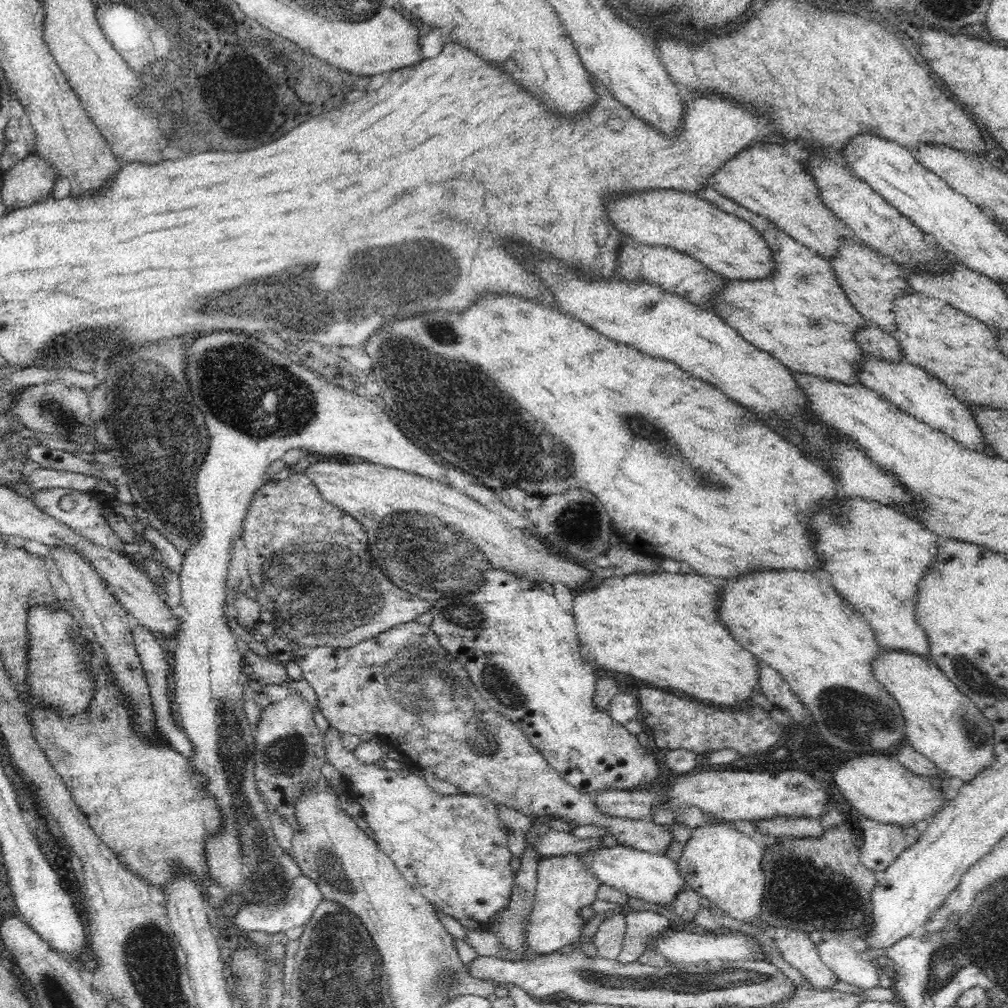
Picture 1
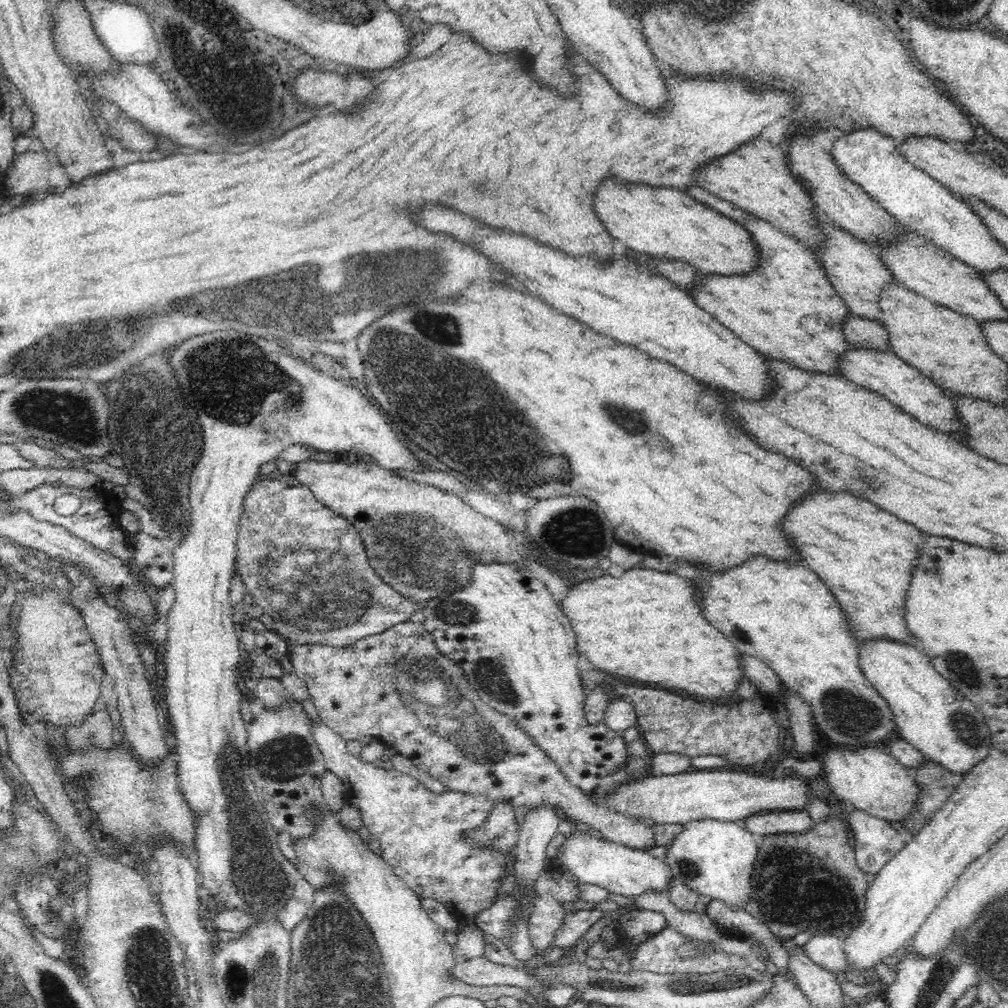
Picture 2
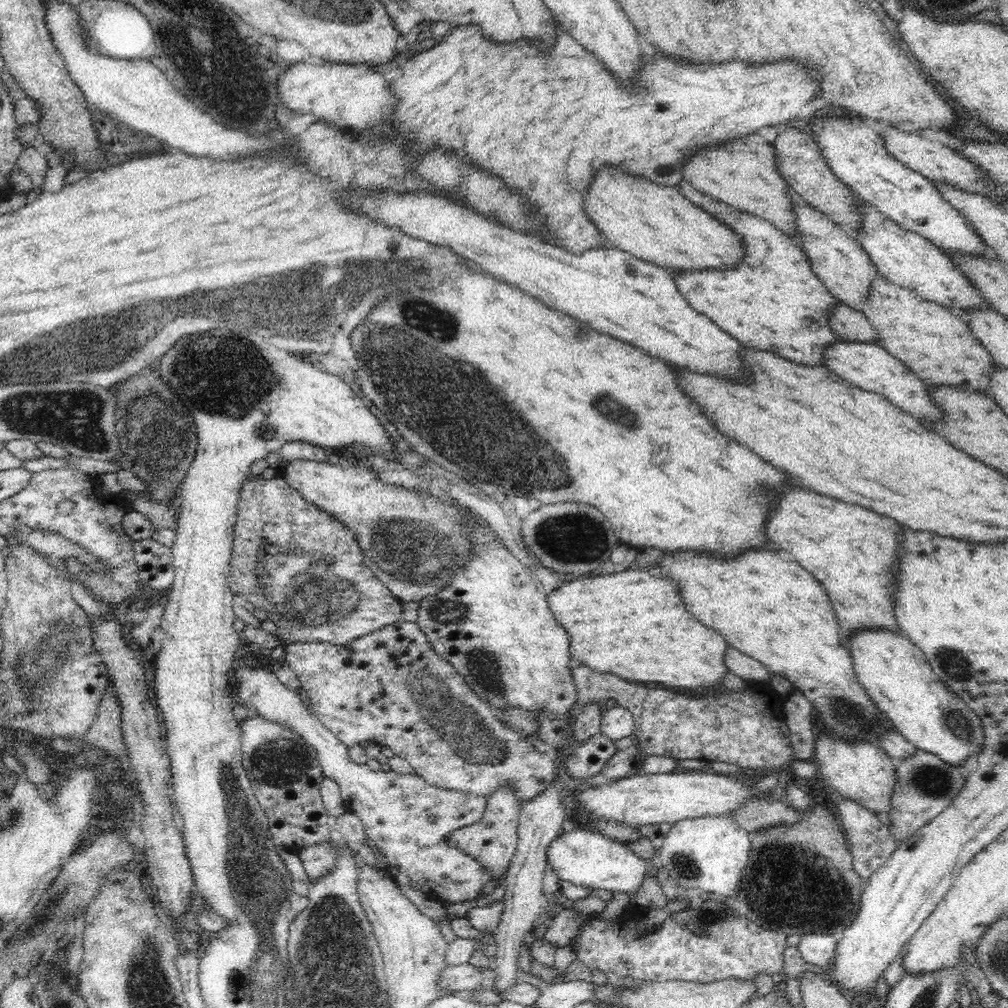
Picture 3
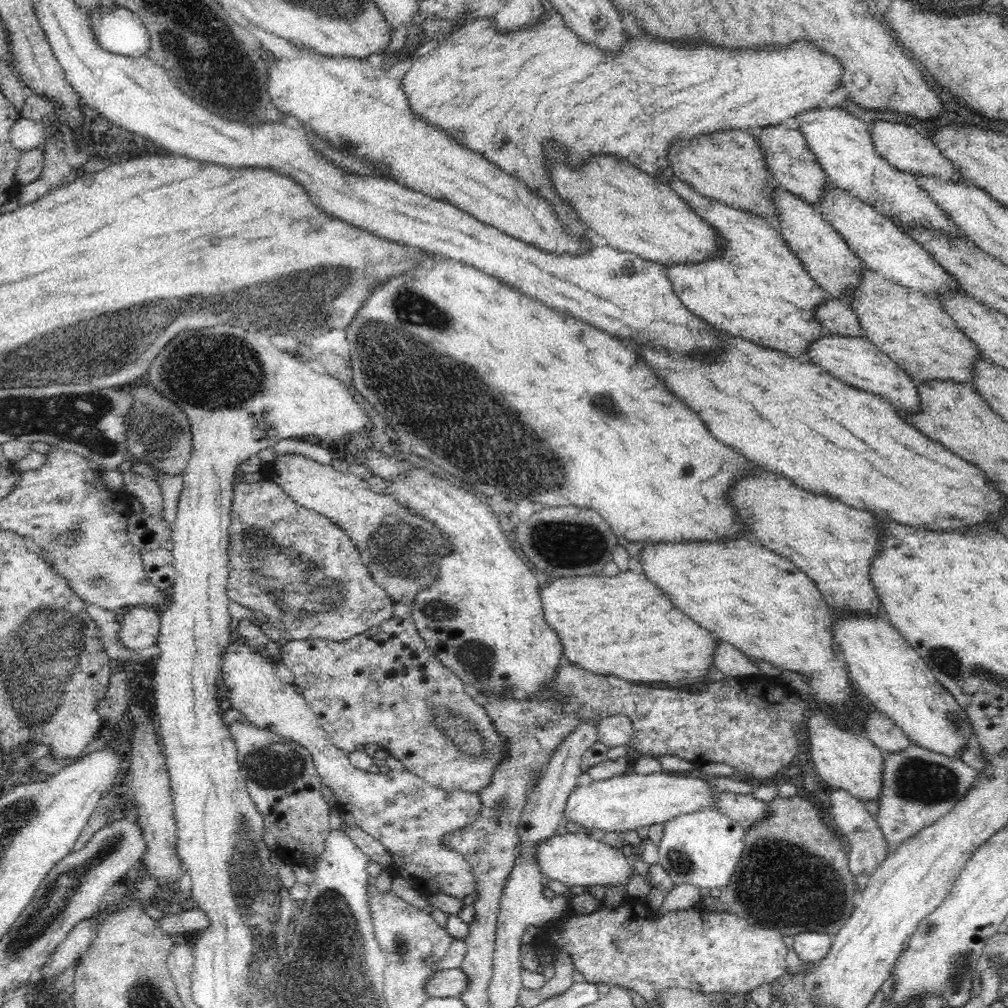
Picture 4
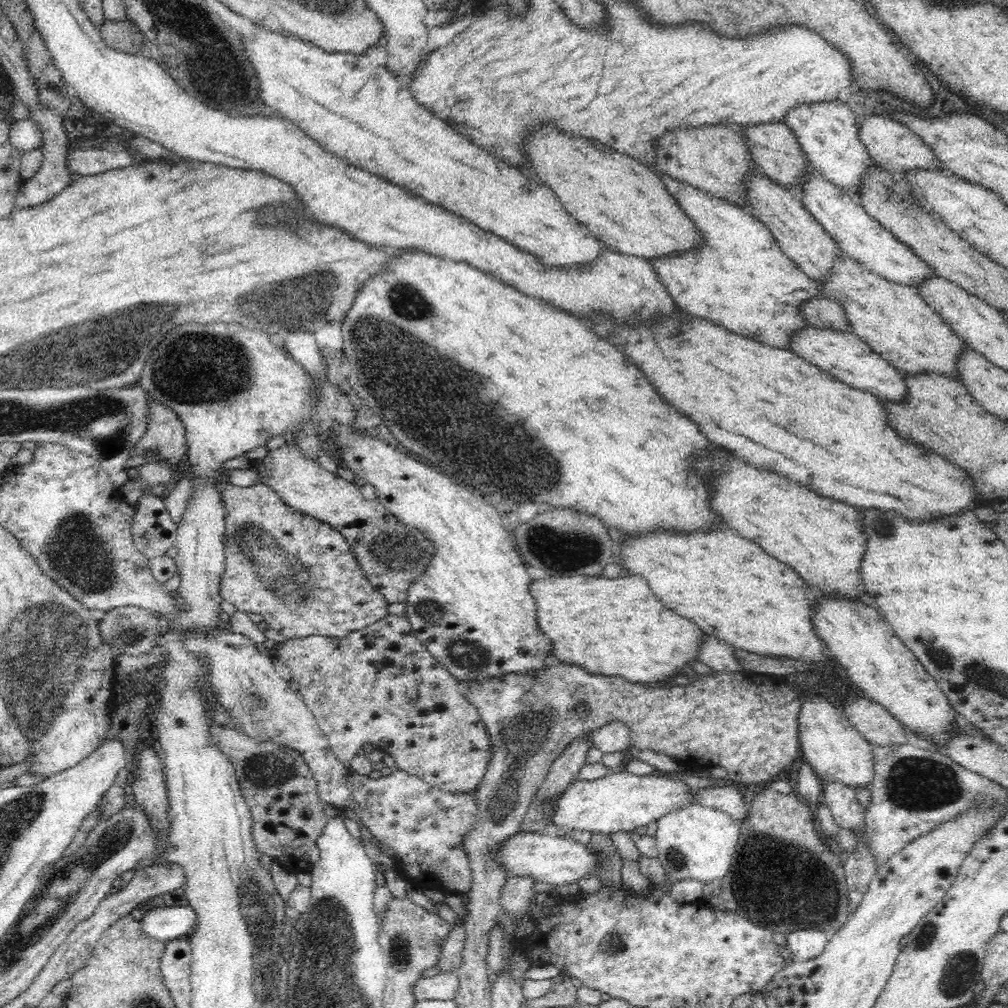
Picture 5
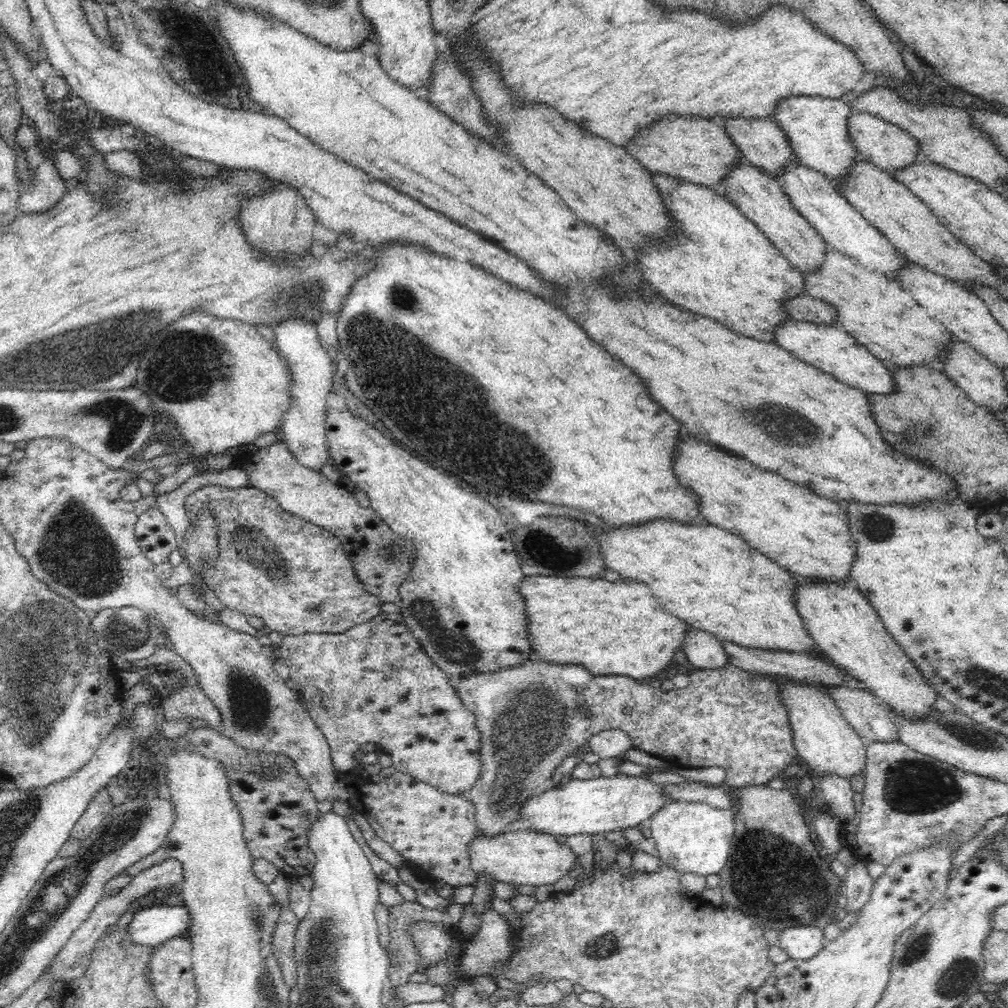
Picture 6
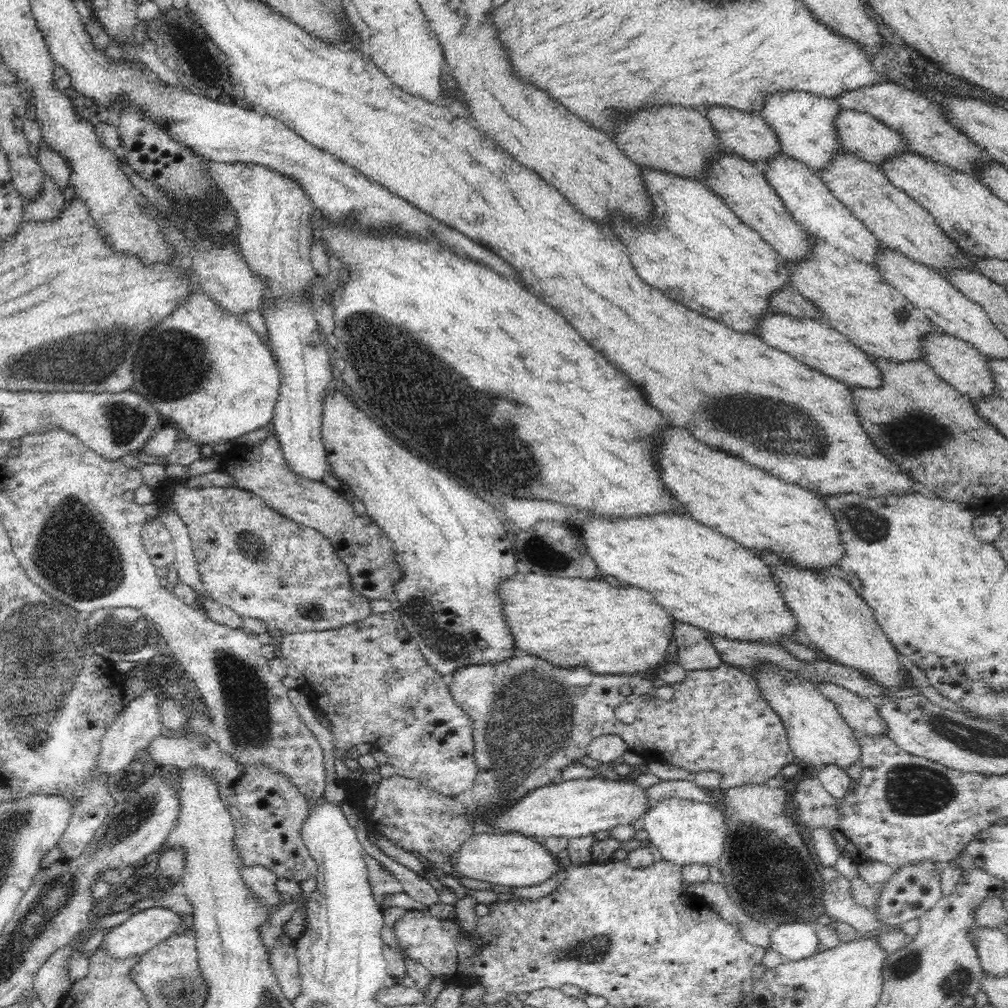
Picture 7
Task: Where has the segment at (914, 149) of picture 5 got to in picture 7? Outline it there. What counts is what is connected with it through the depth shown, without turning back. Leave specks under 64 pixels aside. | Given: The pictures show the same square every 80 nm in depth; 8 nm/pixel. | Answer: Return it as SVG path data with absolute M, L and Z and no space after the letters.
M842 109L838 112L833 125L844 152L852 153L860 160L871 164L881 166L890 157L900 158L900 156L904 156L908 152L906 141L902 138L901 134L898 134L898 132L892 130L889 126L886 126L868 114L850 109Z

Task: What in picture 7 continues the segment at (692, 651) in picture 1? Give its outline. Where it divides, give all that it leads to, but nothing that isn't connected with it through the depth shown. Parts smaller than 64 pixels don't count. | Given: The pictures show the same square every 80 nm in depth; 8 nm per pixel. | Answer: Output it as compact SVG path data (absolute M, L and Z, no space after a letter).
M529 572L527 574L514 573L514 576L508 577L503 580L498 588L495 590L498 592L498 597L502 599L504 603L503 616L507 620L508 628L511 635L515 640L515 647L520 648L520 652L532 654L532 656L540 656L544 660L548 660L550 664L554 666L562 666L562 668L576 668L586 666L590 668L593 673L601 675L610 675L612 673L626 673L626 674L648 674L648 670L657 666L664 660L666 656L666 650L668 643L673 637L673 622L674 618L670 616L664 609L662 609L652 596L650 592L642 592L640 588L612 588L610 584L606 582L600 582L600 580L582 580L582 578L562 578L560 576L546 576L544 574L538 574Z

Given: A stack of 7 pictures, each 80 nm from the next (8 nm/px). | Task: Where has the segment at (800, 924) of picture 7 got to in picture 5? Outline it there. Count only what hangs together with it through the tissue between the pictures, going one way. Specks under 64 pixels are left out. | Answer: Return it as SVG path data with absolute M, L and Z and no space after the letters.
M796 929L794 932L786 934L785 948L795 960L813 960L824 952L830 936L821 929Z

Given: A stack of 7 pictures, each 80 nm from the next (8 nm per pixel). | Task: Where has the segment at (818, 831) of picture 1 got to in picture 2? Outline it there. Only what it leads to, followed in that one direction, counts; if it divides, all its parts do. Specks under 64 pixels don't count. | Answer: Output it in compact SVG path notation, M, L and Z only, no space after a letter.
M804 809L761 812L742 821L743 827L757 837L776 833L802 834L814 824Z

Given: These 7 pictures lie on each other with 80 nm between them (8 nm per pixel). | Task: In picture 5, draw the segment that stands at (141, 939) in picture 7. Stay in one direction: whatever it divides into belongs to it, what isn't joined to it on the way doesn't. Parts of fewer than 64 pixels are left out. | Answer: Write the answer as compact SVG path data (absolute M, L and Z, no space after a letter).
M188 905L150 908L142 916L141 932L148 939L170 941L187 937L197 921L194 909Z

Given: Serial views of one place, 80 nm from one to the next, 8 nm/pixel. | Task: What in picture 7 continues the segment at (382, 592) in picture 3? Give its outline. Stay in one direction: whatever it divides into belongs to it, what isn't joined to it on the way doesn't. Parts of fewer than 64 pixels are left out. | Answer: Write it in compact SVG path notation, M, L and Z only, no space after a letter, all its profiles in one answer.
M166 479L159 486L156 486L157 509L160 510L160 502L174 502L174 508L172 511L176 511L182 523L189 529L190 539L192 540L193 553L197 560L198 572L201 576L202 586L206 589L206 592L210 597L224 606L228 606L231 610L234 610L238 616L248 618L258 618L267 624L269 630L277 629L284 634L292 634L297 632L308 631L327 631L330 629L340 628L342 625L352 624L357 620L362 620L372 614L371 600L360 595L357 590L352 588L348 567L345 566L343 560L337 557L337 551L331 545L330 540L326 539L326 536L322 533L308 527L302 527L292 520L288 520L285 516L278 514L272 507L264 503L258 495L254 495L252 492L244 491L238 488L220 488L218 486L206 486L200 488L189 488L184 482L179 480Z

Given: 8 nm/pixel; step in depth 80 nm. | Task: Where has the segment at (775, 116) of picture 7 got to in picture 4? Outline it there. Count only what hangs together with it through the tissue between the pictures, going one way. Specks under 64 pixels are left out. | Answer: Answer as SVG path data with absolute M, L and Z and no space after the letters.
M835 105L805 110L790 124L804 133L808 148L836 186L871 204L879 213L902 223L904 227L930 227L934 231L944 231L950 237L962 237L955 222L918 186L914 173L896 170L877 155L870 140L869 125L849 114L845 108Z

